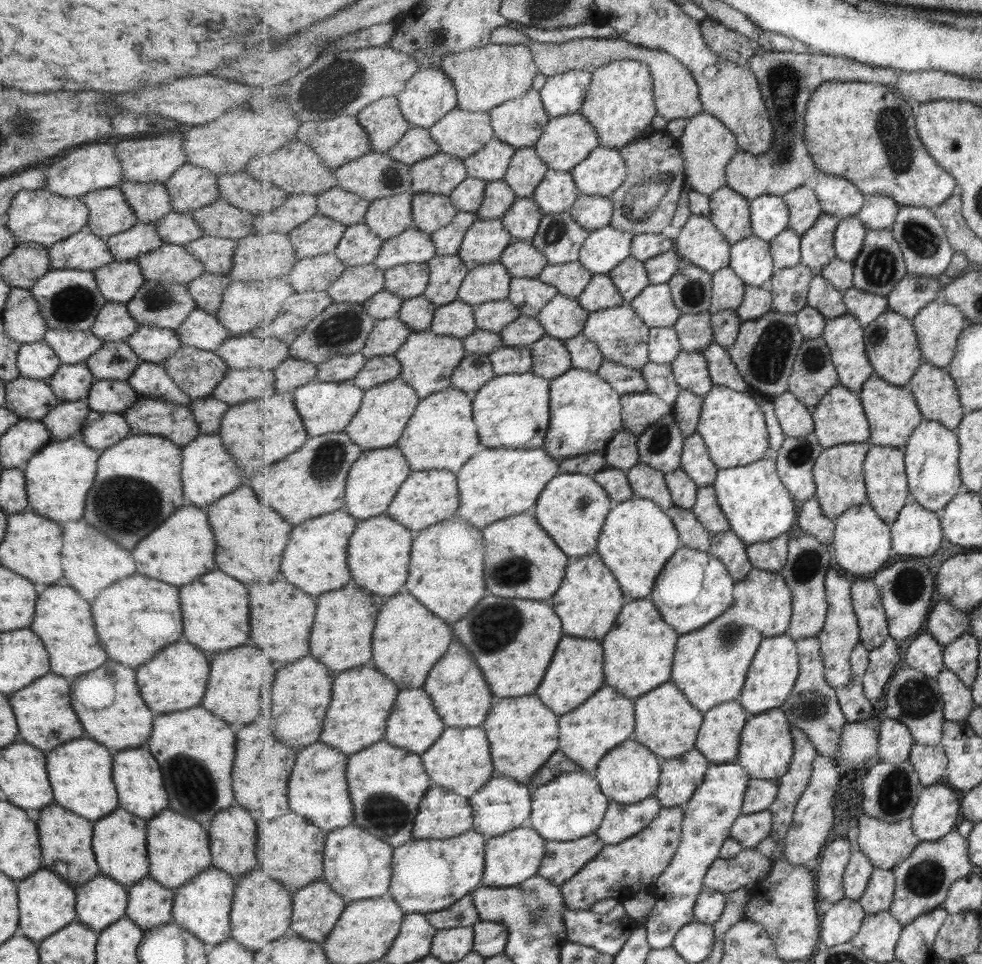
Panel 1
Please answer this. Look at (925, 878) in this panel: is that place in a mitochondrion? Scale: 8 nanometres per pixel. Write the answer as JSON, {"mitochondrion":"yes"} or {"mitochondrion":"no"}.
{"mitochondrion":"yes"}

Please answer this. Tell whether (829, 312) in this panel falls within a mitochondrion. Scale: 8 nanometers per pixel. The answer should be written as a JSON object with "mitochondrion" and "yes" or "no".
{"mitochondrion":"no"}

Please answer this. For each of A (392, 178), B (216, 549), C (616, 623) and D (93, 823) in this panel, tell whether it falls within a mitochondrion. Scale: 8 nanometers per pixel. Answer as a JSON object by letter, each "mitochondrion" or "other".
{"A":"mitochondrion","B":"other","C":"other","D":"other"}

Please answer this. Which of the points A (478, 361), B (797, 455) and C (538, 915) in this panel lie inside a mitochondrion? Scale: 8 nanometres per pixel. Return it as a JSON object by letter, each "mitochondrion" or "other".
{"A":"other","B":"mitochondrion","C":"mitochondrion"}

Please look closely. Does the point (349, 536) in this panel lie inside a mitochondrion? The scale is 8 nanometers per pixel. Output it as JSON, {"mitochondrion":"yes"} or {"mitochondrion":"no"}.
{"mitochondrion":"no"}

